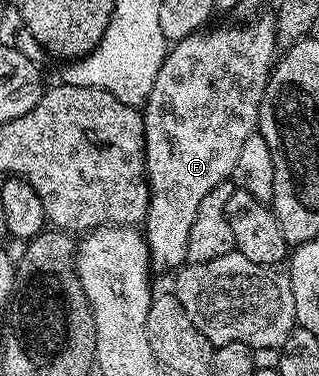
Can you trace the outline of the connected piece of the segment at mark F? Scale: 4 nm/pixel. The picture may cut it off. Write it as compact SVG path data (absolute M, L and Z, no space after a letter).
M249 21L234 26L238 27L222 27L219 31L203 29L196 35L177 40L167 50L160 73L156 73L152 93L146 98L142 120L146 134L146 184L150 187L150 200L144 220L144 234L150 250L150 266L157 270L159 267L162 271L173 272L187 262L186 246L198 216L200 201L204 201L216 185L227 182L233 176L236 157L244 141L255 134L258 125L260 101L272 70L268 57L276 57L276 33L268 33L266 25L253 27Z

